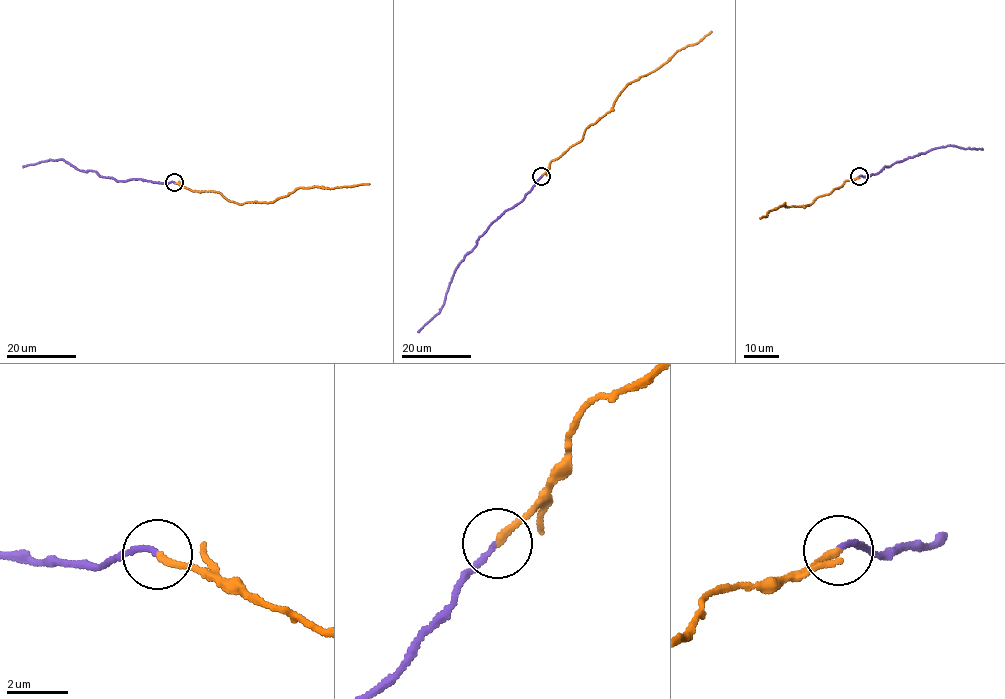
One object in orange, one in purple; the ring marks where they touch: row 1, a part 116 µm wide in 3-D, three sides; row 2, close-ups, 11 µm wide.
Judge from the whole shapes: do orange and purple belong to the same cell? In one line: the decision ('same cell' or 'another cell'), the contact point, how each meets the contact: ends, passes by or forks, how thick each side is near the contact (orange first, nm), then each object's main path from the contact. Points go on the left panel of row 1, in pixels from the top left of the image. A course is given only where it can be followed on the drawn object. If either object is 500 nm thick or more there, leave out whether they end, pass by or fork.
same cell; place (174, 182); orange ends; purple ends; calibres 240 and 180 nm; course orange (174, 182), (187, 189), (220, 192), (242, 204), (257, 201), (268, 203), (300, 188), (333, 188), (369, 183); course purple (174, 182), (116, 180), (100, 176), (95, 171), (76, 168), (62, 159), (22, 166)

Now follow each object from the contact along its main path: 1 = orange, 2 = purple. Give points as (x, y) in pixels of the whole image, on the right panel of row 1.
1: (859, 176), (818, 196), (808, 206), (789, 207), (784, 203), (768, 211), (767, 216), (760, 218)
2: (859, 176), (873, 175), (884, 166), (938, 147), (982, 148)

